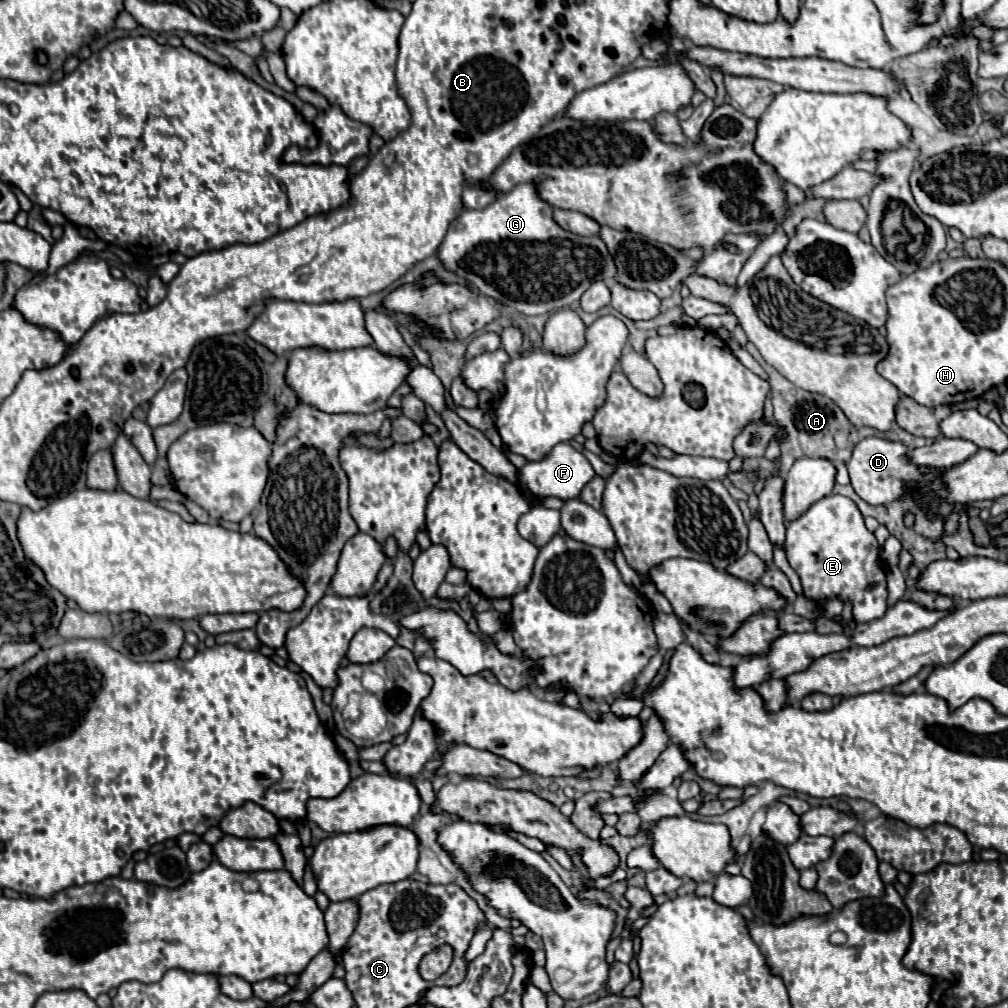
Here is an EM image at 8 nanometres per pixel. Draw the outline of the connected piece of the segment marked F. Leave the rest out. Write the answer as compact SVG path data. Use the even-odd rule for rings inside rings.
M559 443L553 451L535 463L527 463L519 469L519 485L525 491L531 491L537 497L557 497L557 499L575 499L581 495L581 489L595 477L595 469L583 453L579 453L571 443Z

